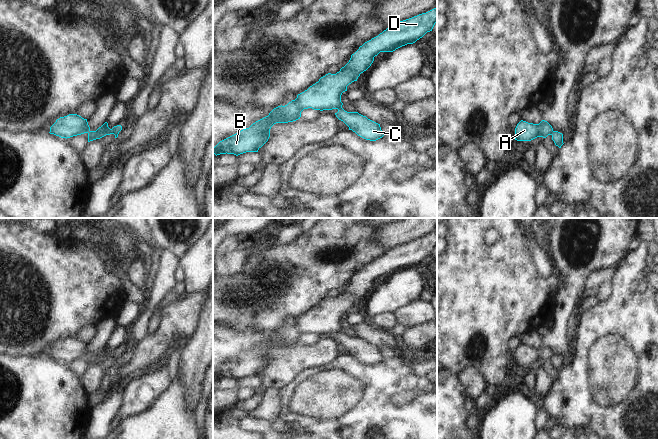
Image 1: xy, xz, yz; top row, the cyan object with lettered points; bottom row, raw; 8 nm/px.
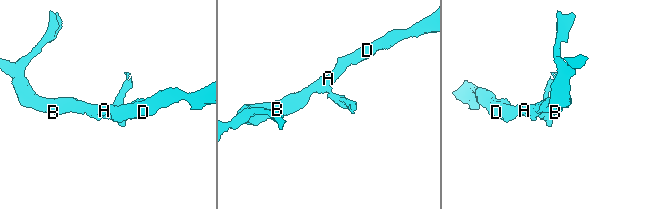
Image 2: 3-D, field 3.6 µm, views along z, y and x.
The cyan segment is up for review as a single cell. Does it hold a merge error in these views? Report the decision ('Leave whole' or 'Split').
Split.

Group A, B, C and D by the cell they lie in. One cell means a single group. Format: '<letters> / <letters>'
A B D / C

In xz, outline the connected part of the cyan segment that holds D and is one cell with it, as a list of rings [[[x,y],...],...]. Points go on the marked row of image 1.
[[[434,8],[426,13],[392,24],[378,36],[360,46],[359,49],[351,55],[349,62],[342,67],[339,72],[336,74],[326,74],[307,90],[298,94],[295,100],[292,100],[285,106],[281,105],[274,108],[268,116],[256,121],[249,128],[238,131],[236,134],[220,141],[213,148],[213,154],[217,156],[227,153],[238,156],[246,152],[258,152],[258,150],[268,141],[270,137],[270,129],[274,124],[296,121],[300,119],[301,112],[308,108],[320,111],[342,108],[342,93],[347,91],[347,86],[352,82],[357,81],[360,74],[371,66],[375,56],[380,52],[393,52],[402,46],[415,43],[427,32],[432,31],[436,22],[437,8]]]

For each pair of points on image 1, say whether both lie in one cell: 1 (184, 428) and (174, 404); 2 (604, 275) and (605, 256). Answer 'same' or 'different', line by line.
1: same
2: different

